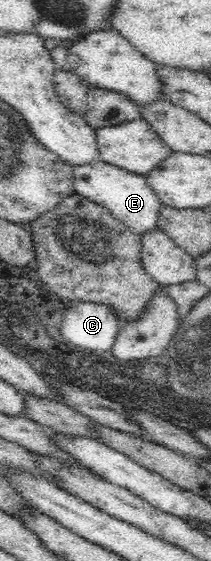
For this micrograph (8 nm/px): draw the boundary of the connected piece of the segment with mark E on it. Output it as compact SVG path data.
M97 160L85 166L75 166L73 188L75 193L110 210L115 219L129 226L133 232L144 235L158 230L159 212L164 204L147 182L146 175L131 174L118 166Z

